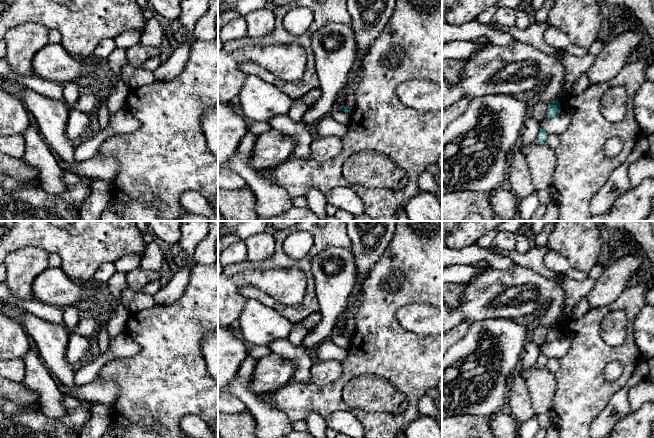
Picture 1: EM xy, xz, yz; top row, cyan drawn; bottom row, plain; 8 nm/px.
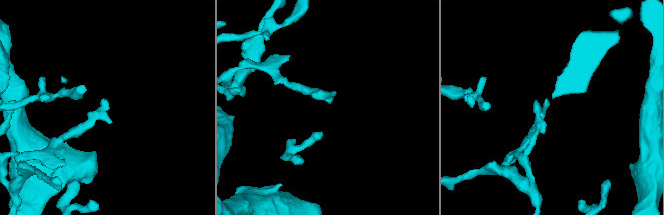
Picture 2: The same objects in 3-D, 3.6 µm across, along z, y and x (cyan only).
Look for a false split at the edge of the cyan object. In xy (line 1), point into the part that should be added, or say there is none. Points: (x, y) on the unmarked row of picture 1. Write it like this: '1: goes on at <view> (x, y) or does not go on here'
1: does not go on here

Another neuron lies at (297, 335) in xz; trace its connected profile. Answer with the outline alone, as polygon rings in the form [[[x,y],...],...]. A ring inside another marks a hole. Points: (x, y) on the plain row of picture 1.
[[[295,326],[288,337],[288,341],[290,344],[292,344],[294,347],[301,348],[301,344],[305,337],[310,333],[311,330],[300,327],[300,326]]]

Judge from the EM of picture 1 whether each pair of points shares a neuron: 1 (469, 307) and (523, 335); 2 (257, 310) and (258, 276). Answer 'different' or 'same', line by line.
1: different
2: different

